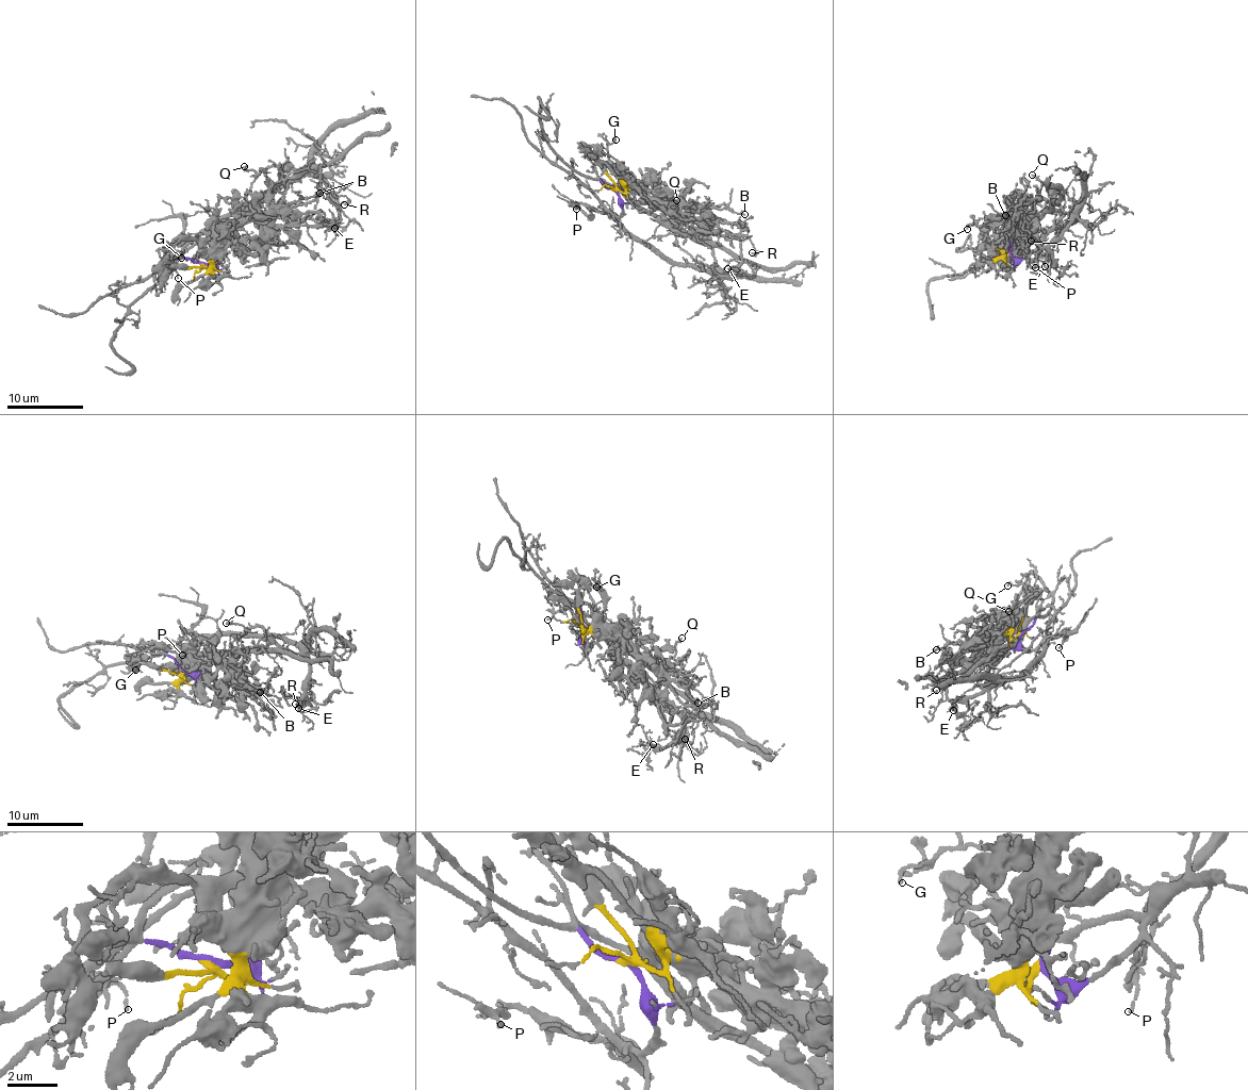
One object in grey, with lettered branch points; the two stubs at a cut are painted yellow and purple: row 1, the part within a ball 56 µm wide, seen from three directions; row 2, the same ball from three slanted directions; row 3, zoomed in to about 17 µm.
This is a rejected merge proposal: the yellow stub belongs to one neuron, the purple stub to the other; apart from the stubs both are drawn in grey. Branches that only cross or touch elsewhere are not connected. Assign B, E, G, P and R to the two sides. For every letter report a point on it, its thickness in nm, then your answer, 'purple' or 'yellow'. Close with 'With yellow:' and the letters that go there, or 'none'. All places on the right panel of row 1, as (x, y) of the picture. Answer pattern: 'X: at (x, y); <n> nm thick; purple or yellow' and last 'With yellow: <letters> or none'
B: at (1005, 215); 190 nm thick; yellow
E: at (1045, 266); 110 nm thick; purple
G: at (967, 229); 130 nm thick; yellow
P: at (1035, 267); 90 nm thick; purple
R: at (1031, 241); 80 nm thick; purple
With yellow: B, G

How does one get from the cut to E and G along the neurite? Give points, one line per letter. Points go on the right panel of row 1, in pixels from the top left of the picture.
E: (1010, 253), (1024, 258), (1044, 237), (1067, 226), (1077, 216), (1073, 213), (1062, 235), (1050, 246), (1045, 267)
G: (1010, 253), (1003, 259), (1001, 248), (1006, 229), (1000, 220), (980, 217), (967, 229)

